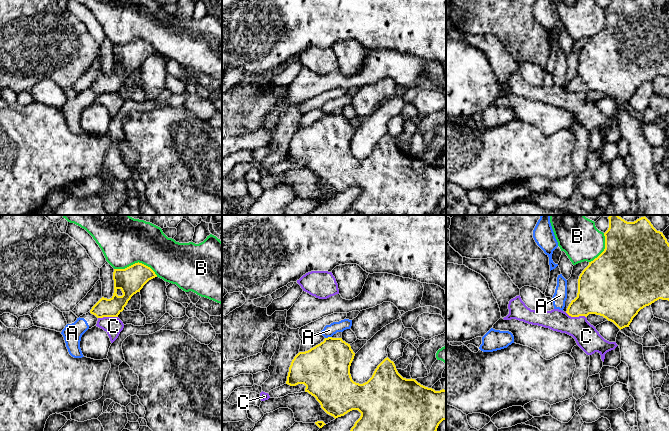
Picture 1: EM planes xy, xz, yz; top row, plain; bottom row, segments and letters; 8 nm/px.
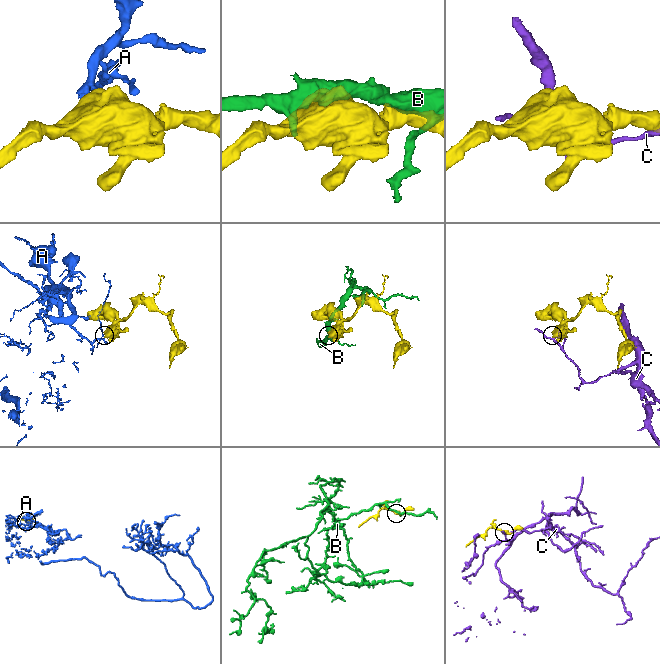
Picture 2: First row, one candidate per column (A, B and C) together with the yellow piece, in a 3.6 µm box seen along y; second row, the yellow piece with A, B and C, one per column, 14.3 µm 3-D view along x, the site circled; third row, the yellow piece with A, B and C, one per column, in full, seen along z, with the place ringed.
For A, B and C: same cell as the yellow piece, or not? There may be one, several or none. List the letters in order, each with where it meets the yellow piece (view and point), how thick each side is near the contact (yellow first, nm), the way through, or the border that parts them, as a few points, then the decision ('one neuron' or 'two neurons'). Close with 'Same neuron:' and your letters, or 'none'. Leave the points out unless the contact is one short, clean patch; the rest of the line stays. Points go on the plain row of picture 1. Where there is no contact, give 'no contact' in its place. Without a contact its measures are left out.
A: contact xz (328, 113); calibres 400 and 100 nm; border xz (331, 112), (325, 114); two neurons
B: contact xy (136, 39); calibres 220 and 340 nm; two neurons
C: contact yz (575, 92); calibres 320 and 190 nm; two neurons
Same neuron: none

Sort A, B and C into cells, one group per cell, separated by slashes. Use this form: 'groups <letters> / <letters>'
groups A / B / C

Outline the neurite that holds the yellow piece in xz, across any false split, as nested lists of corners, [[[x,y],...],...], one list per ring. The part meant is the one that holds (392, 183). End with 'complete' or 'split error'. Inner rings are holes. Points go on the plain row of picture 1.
[[[325,114],[323,118],[305,128],[299,128],[291,138],[286,160],[296,162],[304,160],[305,168],[316,174],[321,184],[335,195],[344,192],[352,186],[361,189],[360,194],[351,204],[351,210],[359,215],[432,215],[439,200],[446,196],[446,166],[435,167],[425,163],[415,155],[403,154],[397,147],[393,137],[385,134],[375,145],[372,153],[359,160],[352,156],[350,142],[355,129],[350,120],[342,114]]]; complete

